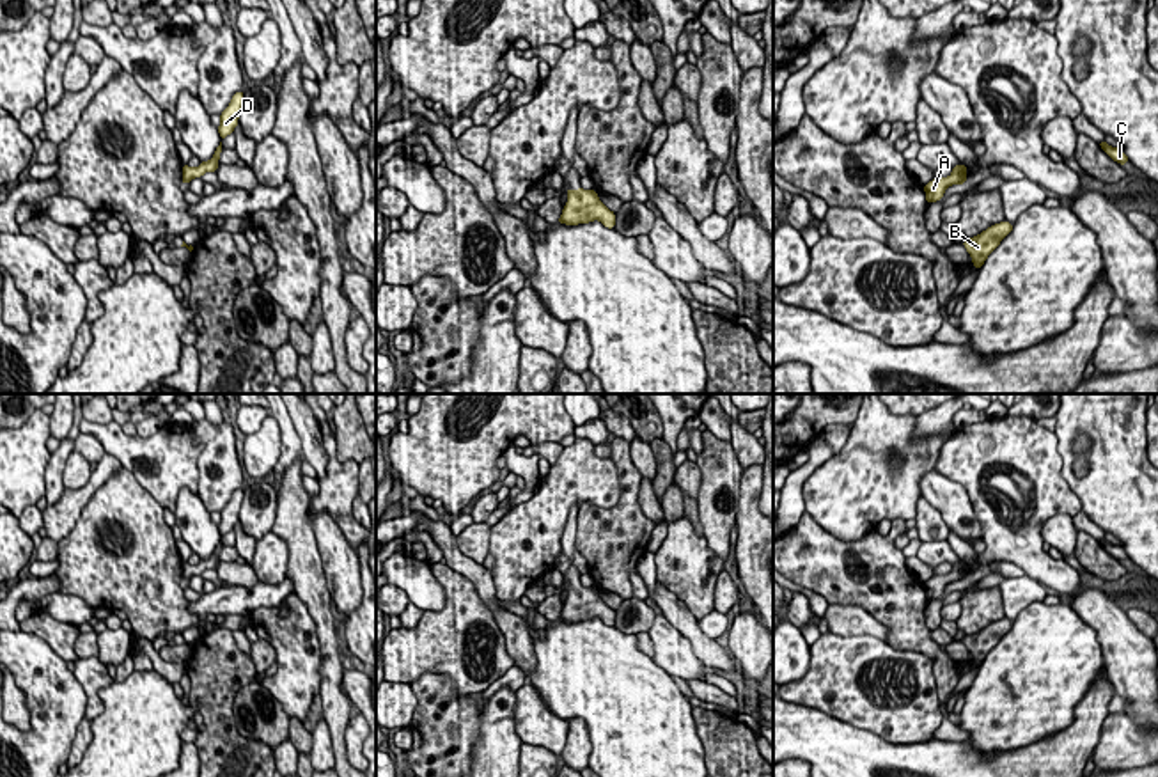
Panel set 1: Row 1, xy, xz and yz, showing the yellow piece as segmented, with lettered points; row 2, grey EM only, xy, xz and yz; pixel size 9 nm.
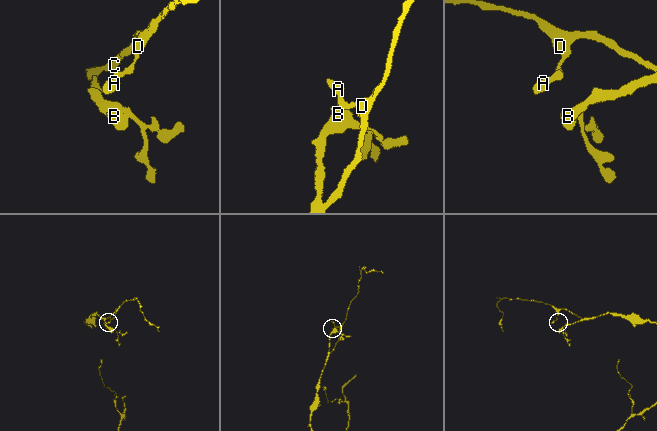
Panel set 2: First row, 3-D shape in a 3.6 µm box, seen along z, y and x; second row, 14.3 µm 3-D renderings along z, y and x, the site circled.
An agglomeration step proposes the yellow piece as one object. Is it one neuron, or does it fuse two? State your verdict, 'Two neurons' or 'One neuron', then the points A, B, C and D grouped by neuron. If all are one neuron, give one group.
One neuron. Groups: A B C D

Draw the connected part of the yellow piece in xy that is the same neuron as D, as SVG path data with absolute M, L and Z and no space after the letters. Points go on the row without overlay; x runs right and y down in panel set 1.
M245 488L236 490L229 504L220 513L220 523L218 523L220 538L234 530L234 525L238 523L241 502L243 502L243 490Z

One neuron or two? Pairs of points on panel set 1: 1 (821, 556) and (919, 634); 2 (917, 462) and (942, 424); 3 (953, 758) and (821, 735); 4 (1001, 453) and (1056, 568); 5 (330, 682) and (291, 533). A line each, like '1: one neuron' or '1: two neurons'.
1: one neuron
2: two neurons
3: one neuron
4: one neuron
5: one neuron

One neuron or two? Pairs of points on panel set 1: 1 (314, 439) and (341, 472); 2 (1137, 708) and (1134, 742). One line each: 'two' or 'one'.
1: two
2: two

